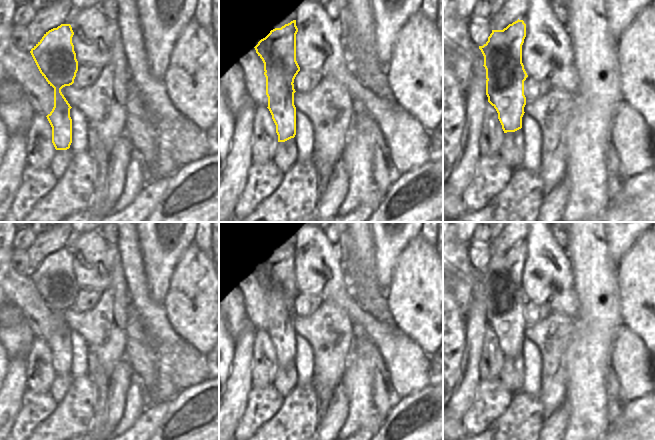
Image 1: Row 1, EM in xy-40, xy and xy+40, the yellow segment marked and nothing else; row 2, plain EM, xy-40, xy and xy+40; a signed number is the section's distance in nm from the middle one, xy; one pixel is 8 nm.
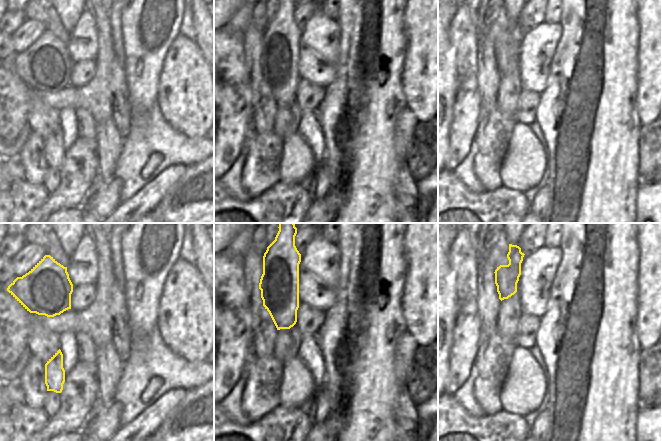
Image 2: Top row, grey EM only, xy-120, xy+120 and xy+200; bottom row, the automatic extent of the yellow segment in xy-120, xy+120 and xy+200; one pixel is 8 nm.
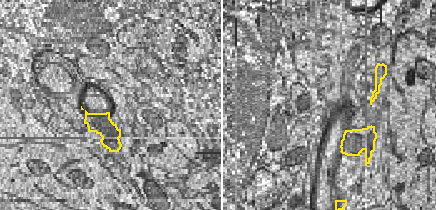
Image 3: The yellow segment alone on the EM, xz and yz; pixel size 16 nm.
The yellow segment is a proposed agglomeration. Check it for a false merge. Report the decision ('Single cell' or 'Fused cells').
Fused cells.

